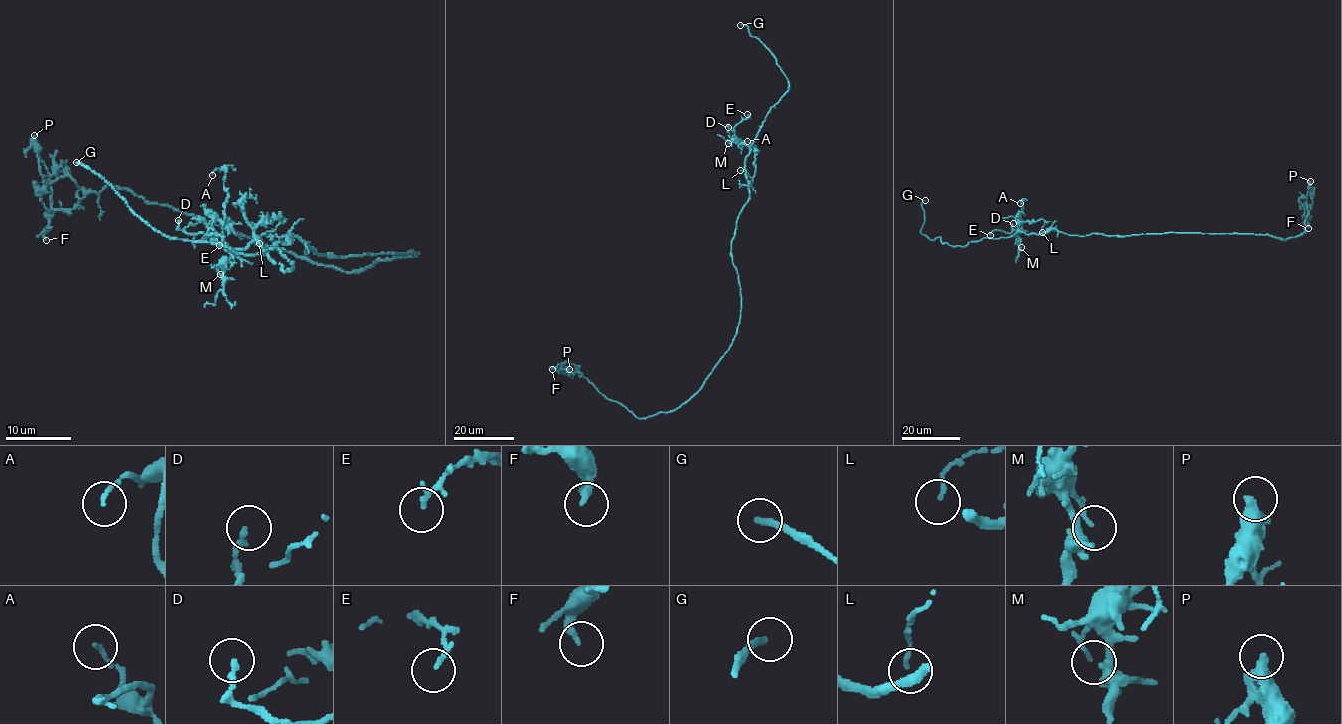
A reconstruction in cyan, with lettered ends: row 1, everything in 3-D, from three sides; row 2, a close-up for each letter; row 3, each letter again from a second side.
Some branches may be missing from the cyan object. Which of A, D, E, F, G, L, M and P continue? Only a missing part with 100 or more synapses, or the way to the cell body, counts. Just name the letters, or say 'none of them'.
G

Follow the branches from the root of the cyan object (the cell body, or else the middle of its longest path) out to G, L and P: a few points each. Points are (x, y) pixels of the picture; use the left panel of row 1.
G: (379, 254), (257, 240), (284, 272), (293, 263), (276, 248), (237, 254), (169, 239), (76, 162)
L: (379, 254), (305, 253), (308, 245), (293, 235), (271, 247), (259, 245), (255, 229), (282, 213), (259, 243)
P: (379, 254), (420, 253), (336, 270), (111, 186), (88, 192), (71, 209), (54, 209), (34, 135)

